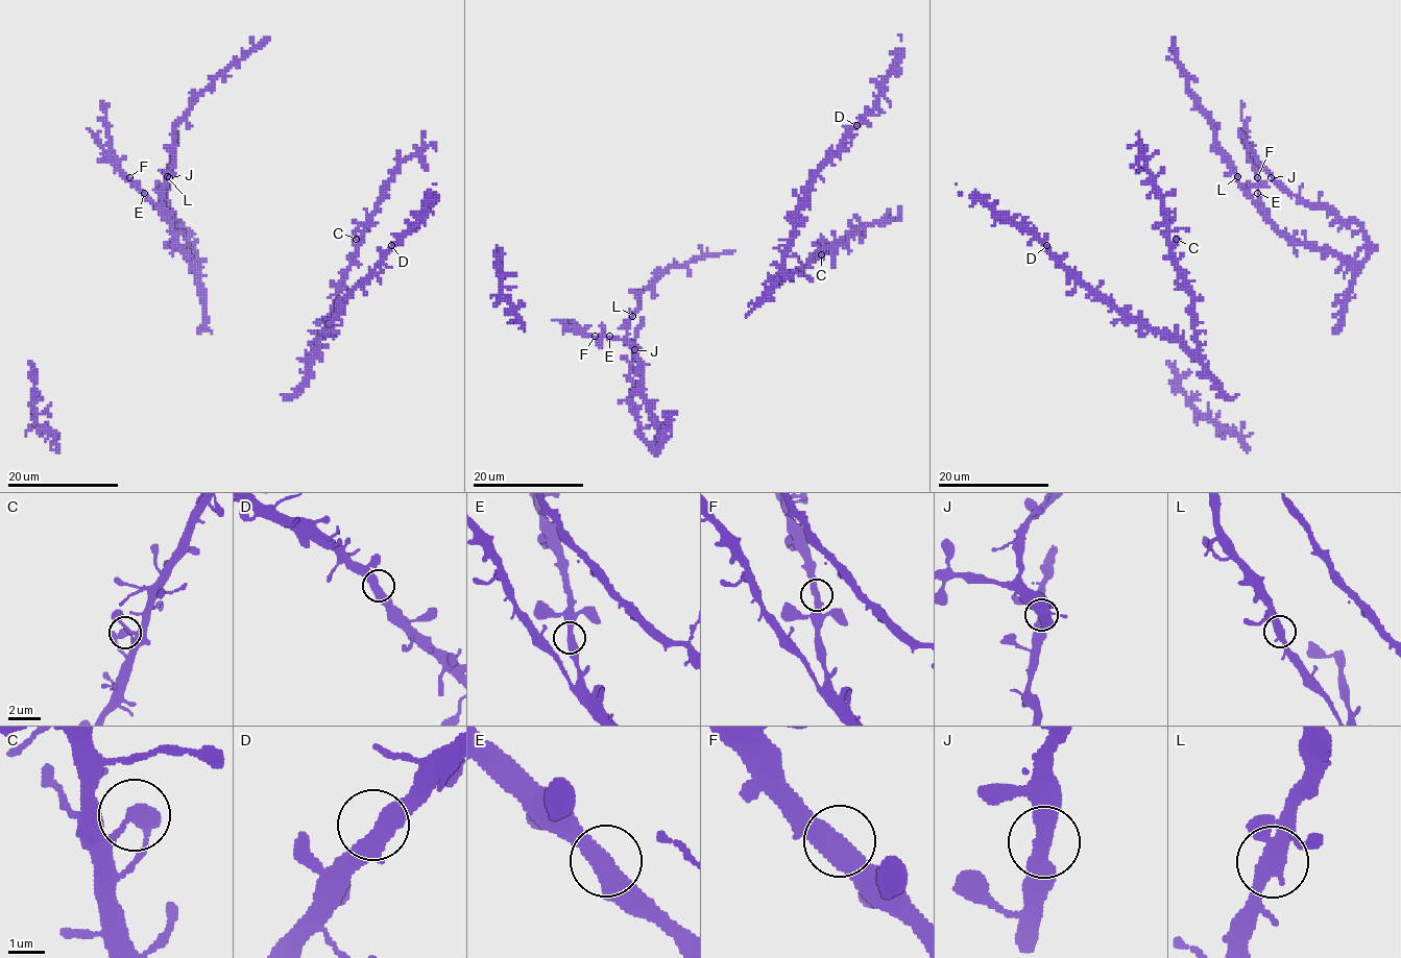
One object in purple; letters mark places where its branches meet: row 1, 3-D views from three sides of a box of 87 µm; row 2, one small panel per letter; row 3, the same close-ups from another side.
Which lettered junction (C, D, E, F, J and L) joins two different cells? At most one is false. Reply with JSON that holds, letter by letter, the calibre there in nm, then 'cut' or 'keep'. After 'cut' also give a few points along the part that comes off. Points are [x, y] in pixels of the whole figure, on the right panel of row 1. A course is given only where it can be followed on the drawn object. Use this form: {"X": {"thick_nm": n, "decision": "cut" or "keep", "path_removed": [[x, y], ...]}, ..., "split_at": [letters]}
{"C": {"thick_nm": 400, "decision": "keep"}, "D": {"thick_nm": 500, "decision": "keep"}, "E": {"thick_nm": 440, "decision": "keep"}, "F": {"thick_nm": 480, "decision": "keep"}, "J": {"thick_nm": 440, "decision": "keep"}, "L": {"thick_nm": 440, "decision": "keep"}, "split_at": []}

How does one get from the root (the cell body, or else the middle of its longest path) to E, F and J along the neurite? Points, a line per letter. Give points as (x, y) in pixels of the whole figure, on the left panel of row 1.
E: (212, 333), (207, 327), (206, 294), (195, 266), (178, 249), (172, 225), (144, 193)
F: (212, 333), (207, 327), (206, 294), (195, 266), (178, 249), (172, 225), (129, 177)
J: (212, 333), (207, 327), (206, 294), (190, 240), (168, 211), (165, 190), (169, 177)

